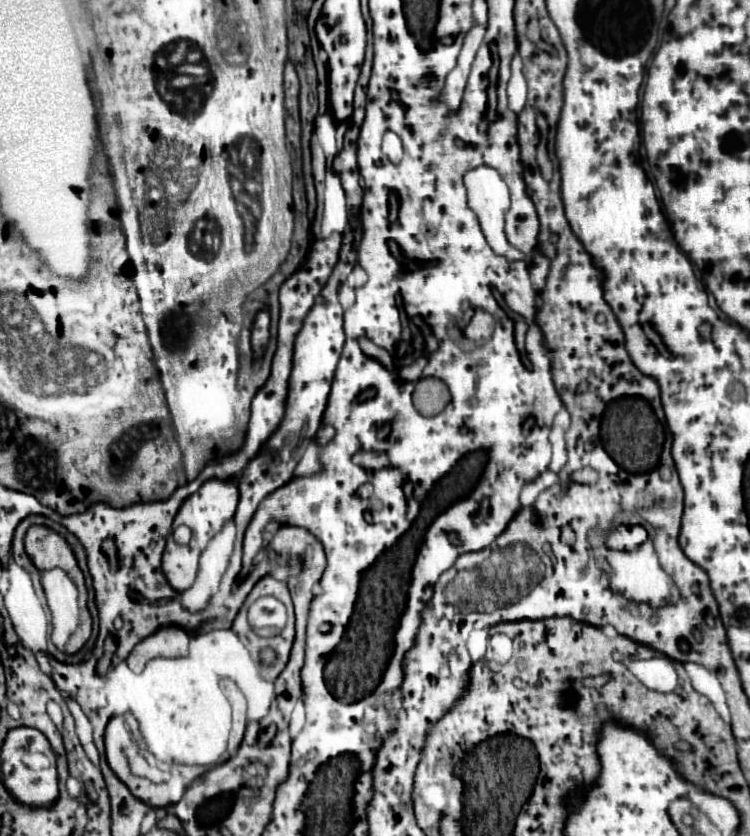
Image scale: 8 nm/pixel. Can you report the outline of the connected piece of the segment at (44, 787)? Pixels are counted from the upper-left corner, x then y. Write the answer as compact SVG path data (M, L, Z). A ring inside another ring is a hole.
M13 728L9 730L3 748L1 748L1 772L3 772L3 784L7 786L7 790L13 794L13 798L21 804L27 806L51 806L57 800L59 788L57 788L57 768L55 768L55 754L51 752L51 746L47 742L47 738L35 730L35 728ZM25 752L33 752L33 754L43 754L49 758L49 768L43 770L31 770L23 764L23 754Z

